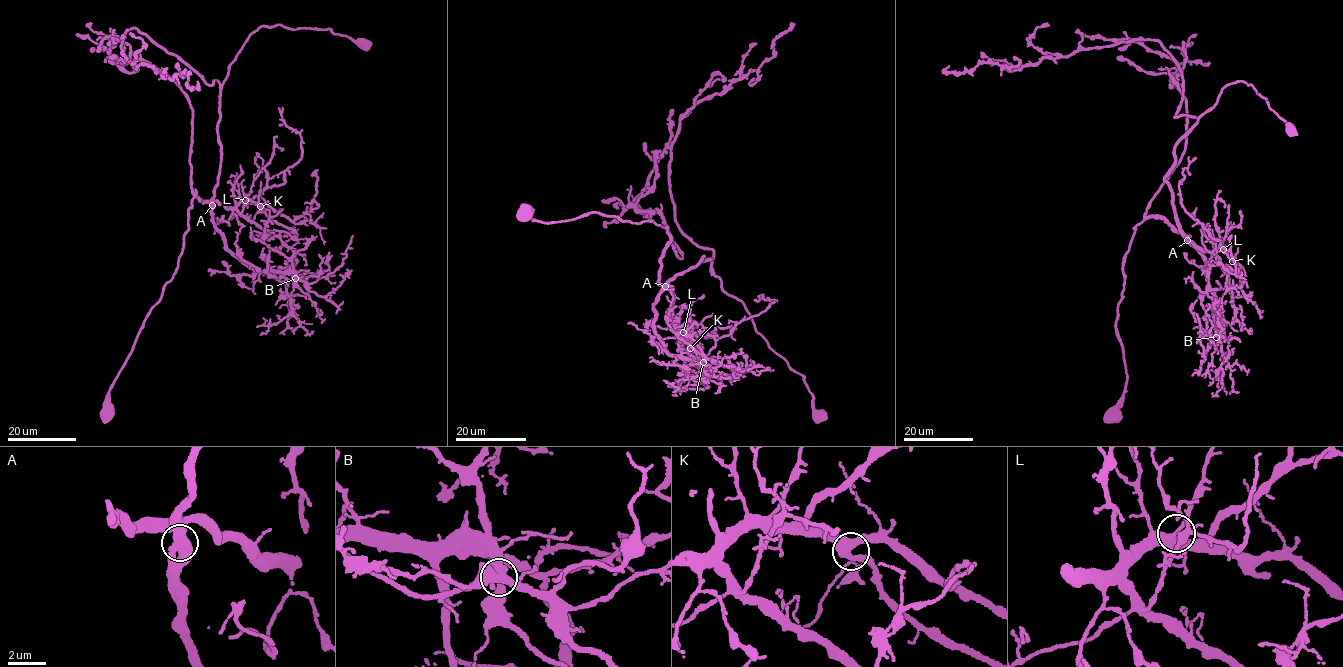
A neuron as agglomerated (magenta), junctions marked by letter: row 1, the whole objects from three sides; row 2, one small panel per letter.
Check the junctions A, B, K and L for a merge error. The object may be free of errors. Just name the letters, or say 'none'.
A

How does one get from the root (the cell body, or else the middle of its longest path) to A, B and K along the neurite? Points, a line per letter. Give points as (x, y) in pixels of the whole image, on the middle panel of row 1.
A: (527, 214), (544, 223), (593, 212), (634, 223), (653, 220), (667, 228), (670, 237), (658, 279), (665, 285)
B: (527, 214), (544, 223), (593, 212), (667, 228), (658, 279), (665, 286), (652, 324), (669, 354), (703, 362)
K: (527, 214), (544, 223), (593, 212), (667, 228), (659, 282), (671, 288), (673, 321), (690, 348)

